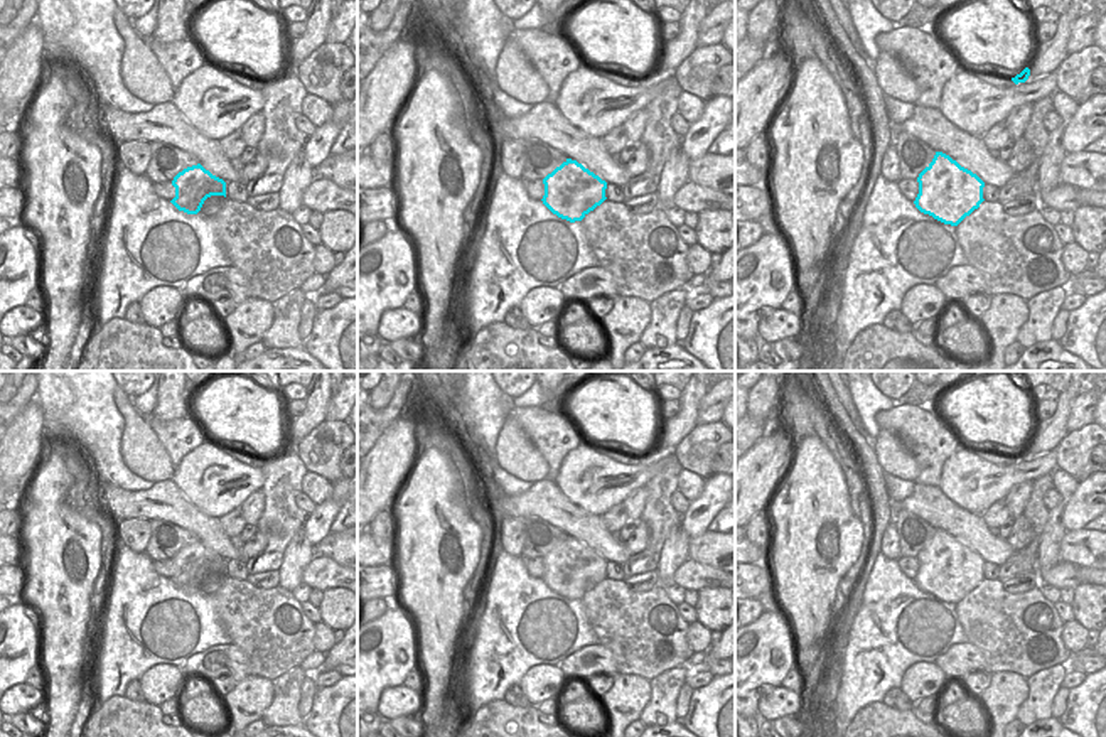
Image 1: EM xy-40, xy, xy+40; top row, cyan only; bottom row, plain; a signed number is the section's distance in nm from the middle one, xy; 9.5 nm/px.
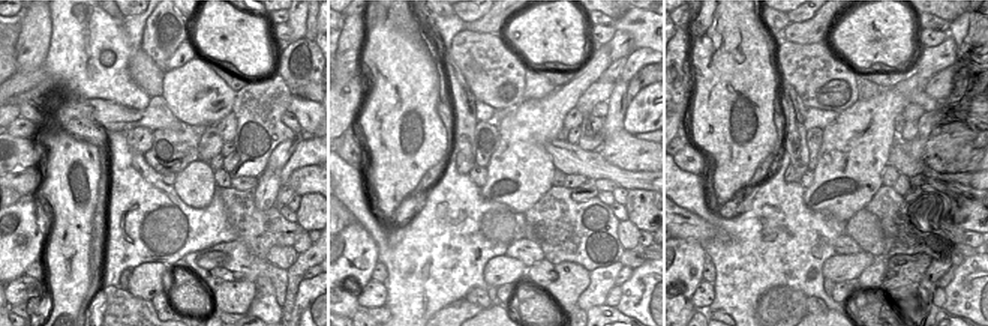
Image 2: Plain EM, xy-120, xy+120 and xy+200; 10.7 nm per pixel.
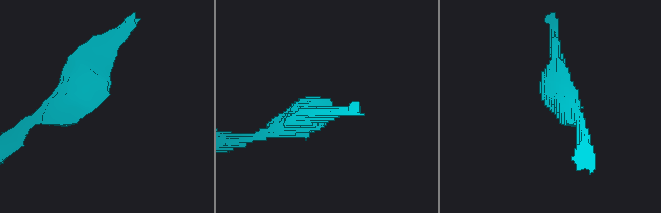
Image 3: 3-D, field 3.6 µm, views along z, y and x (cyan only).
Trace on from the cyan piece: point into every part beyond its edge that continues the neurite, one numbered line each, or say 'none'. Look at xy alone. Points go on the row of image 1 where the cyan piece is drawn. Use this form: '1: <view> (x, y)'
none

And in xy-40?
none

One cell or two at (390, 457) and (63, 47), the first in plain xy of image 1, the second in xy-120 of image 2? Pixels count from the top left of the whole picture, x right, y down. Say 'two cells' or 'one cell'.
two cells

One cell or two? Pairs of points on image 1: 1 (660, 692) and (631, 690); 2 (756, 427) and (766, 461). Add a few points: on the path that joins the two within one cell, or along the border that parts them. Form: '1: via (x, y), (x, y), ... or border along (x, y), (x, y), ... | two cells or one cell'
1: border along (649, 682), (649, 702), (638, 719) | two cells
2: border along (761, 435), (752, 446) | two cells

